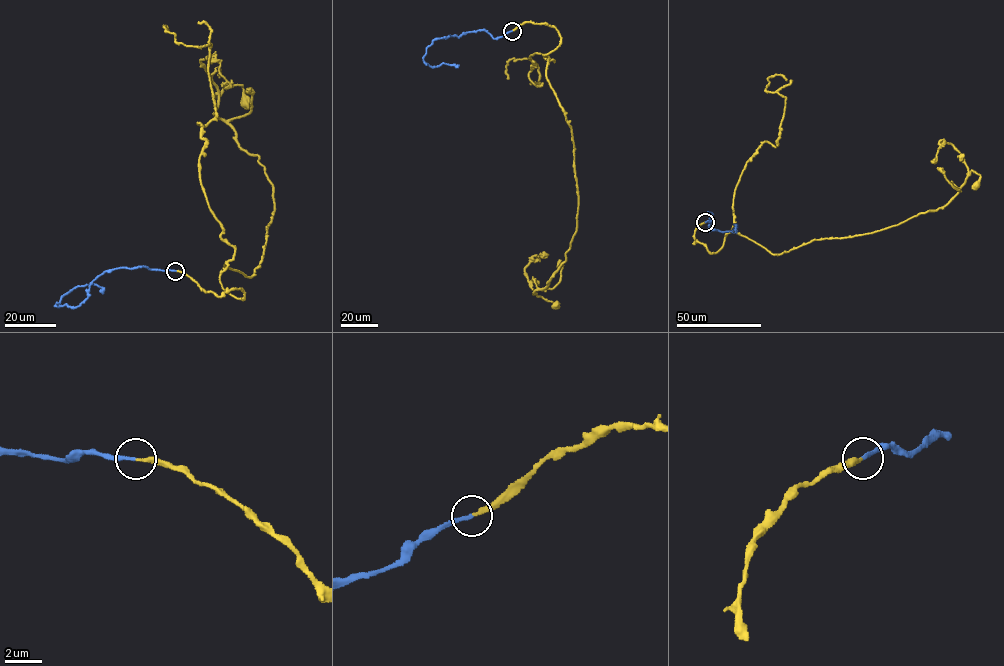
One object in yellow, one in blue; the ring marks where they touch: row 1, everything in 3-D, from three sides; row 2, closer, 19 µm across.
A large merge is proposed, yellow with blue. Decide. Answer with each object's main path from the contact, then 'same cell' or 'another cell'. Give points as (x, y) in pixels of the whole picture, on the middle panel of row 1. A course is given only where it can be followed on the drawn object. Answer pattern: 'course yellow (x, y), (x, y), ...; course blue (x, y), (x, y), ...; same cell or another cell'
course yellow (512, 31), (546, 23), (561, 37), (543, 55), (571, 127), (576, 231), (566, 260), (534, 291), (557, 305); course blue (512, 31), (495, 38), (483, 30), (435, 39), (426, 48), (423, 61), (432, 67), (444, 63), (455, 67); same cell

